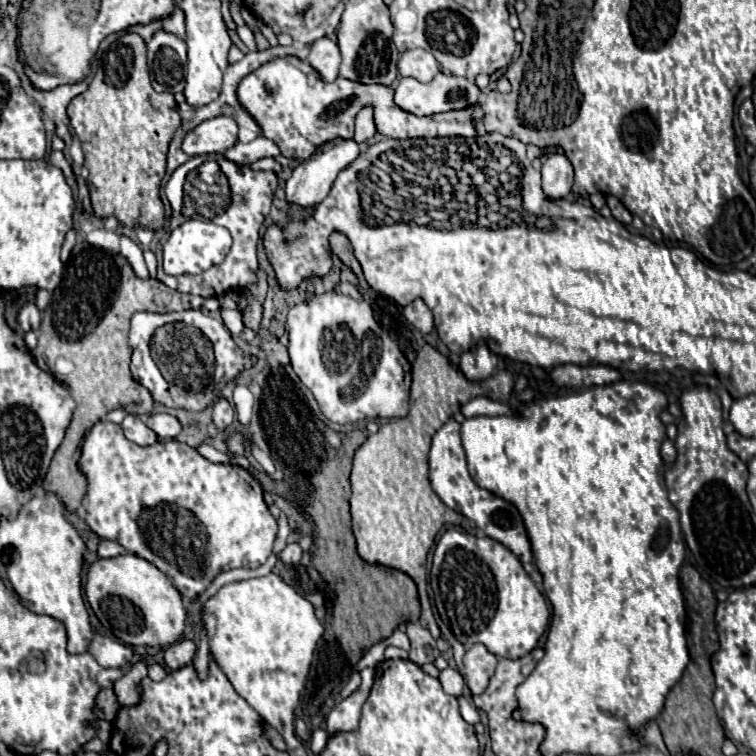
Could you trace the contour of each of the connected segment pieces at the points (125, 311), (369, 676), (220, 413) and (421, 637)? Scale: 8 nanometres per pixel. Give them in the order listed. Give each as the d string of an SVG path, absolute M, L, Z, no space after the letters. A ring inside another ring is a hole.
M84 241L78 243L78 247L74 247L72 257L68 259L66 267L64 267L64 277L62 283L58 285L58 289L52 295L52 303L50 307L42 313L42 325L38 331L38 347L32 351L32 357L36 359L36 363L40 367L50 367L54 371L56 361L60 357L68 359L74 363L74 369L68 375L60 375L58 379L68 385L68 391L72 395L72 399L76 401L76 411L72 417L72 423L66 431L66 437L62 441L62 445L58 447L48 475L44 479L44 489L50 493L56 493L70 511L76 511L86 495L86 475L80 471L78 461L80 461L80 449L82 449L82 441L86 437L86 433L110 411L114 409L122 409L126 413L152 413L154 409L154 399L150 395L150 391L146 387L142 387L140 383L134 381L132 373L130 373L130 359L132 359L132 347L128 345L128 327L130 327L130 317L138 311L156 311L156 313L164 313L164 311L176 311L180 309L180 299L176 299L178 295L174 291L170 291L168 287L164 287L164 283L160 283L158 279L138 279L134 273L122 273L122 267L102 267L106 263L128 263L120 253L110 253L98 247L92 247Z
M362 669L360 671L362 683L360 687L342 703L338 703L326 721L326 729L330 735L334 735L336 731L352 731L358 727L360 721L360 709L366 703L370 691L372 691L372 683L374 683L374 671L372 669Z
M218 397L214 401L214 415L212 415L216 427L224 431L232 421L234 421L234 407L226 397Z
M406 623L406 635L410 637L410 661L414 661L416 665L424 665L424 663L434 663L434 659L440 655L434 637L430 635L428 629L424 629L422 625L416 623Z

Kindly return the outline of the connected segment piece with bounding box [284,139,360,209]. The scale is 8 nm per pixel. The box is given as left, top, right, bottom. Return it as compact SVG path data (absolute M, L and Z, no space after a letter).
M336 139L336 143L326 143L324 147L320 147L320 151L316 151L316 155L300 161L300 165L294 169L292 177L286 181L286 201L288 205L294 205L298 209L314 209L318 203L322 203L328 193L332 183L336 181L338 173L348 167L348 163L352 163L352 159L356 159L356 155L360 153L360 147L356 147L356 141L344 141L344 139Z

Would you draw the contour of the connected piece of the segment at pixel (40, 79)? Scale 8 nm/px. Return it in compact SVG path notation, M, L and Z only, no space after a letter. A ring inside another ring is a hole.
M25 65L25 72L30 79L31 83L38 90L50 91L59 85L74 84L68 83L64 77L58 77L58 75L50 75L48 73L35 72L30 66Z

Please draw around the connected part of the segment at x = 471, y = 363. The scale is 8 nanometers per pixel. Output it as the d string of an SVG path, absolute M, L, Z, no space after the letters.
M478 345L466 353L462 353L460 369L470 381L482 381L490 377L496 369L498 357L488 349L488 345Z

